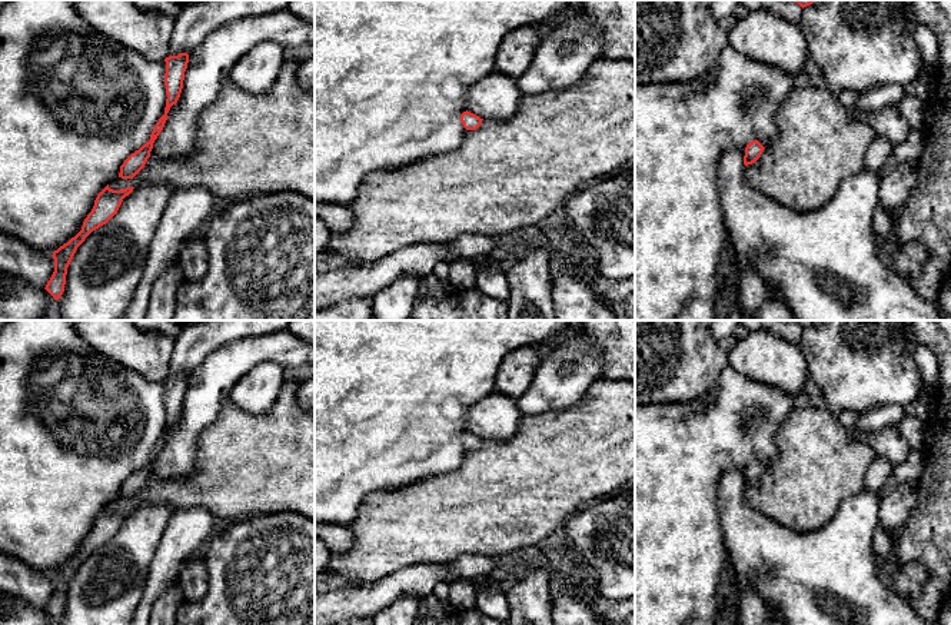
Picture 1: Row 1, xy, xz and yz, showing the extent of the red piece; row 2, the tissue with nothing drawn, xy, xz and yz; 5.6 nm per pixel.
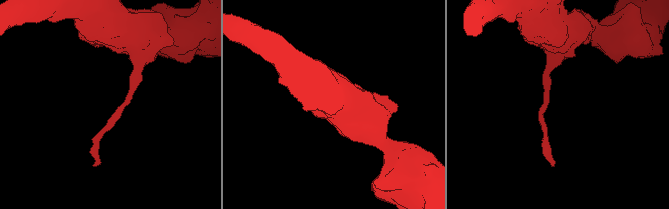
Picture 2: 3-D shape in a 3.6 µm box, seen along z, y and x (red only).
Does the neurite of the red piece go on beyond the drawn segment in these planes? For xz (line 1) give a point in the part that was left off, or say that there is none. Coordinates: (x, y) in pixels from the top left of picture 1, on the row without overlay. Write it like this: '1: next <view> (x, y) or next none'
1: next none

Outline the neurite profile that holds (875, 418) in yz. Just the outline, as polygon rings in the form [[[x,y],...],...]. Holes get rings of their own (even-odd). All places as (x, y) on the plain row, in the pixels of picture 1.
[[[895,403],[869,408],[859,412],[855,430],[869,433],[881,428],[898,426],[907,410],[907,408]]]

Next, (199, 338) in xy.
[[[190,320],[174,339],[169,376],[190,375],[219,346],[287,329],[290,320]]]

